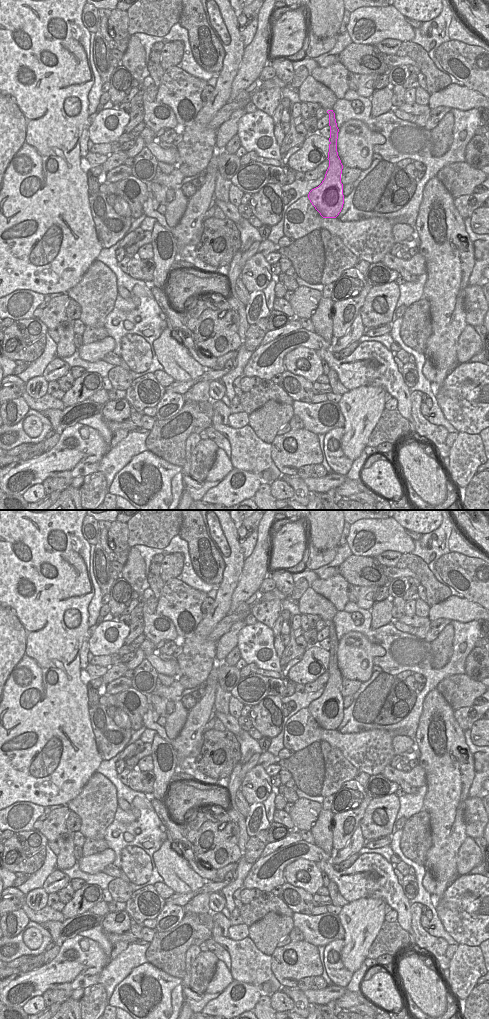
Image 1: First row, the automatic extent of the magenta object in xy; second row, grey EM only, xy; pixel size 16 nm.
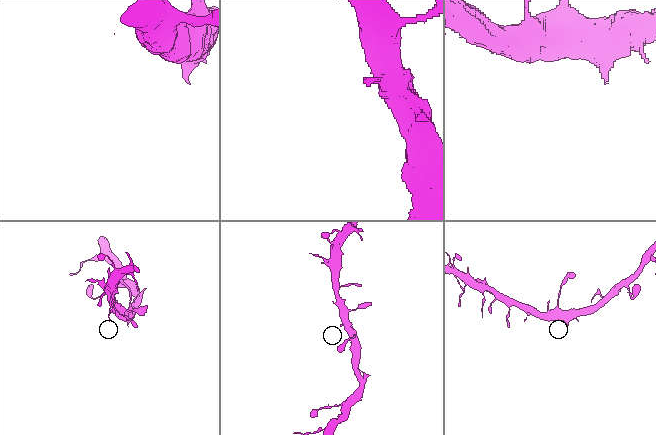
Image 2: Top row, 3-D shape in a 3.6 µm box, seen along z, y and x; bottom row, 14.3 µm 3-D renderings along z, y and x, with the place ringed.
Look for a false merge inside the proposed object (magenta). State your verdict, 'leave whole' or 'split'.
leave whole

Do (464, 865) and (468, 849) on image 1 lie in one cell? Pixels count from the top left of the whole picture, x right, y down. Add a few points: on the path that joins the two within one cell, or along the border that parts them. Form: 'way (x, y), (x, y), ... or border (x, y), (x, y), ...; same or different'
way (465, 861), (467, 853); same

